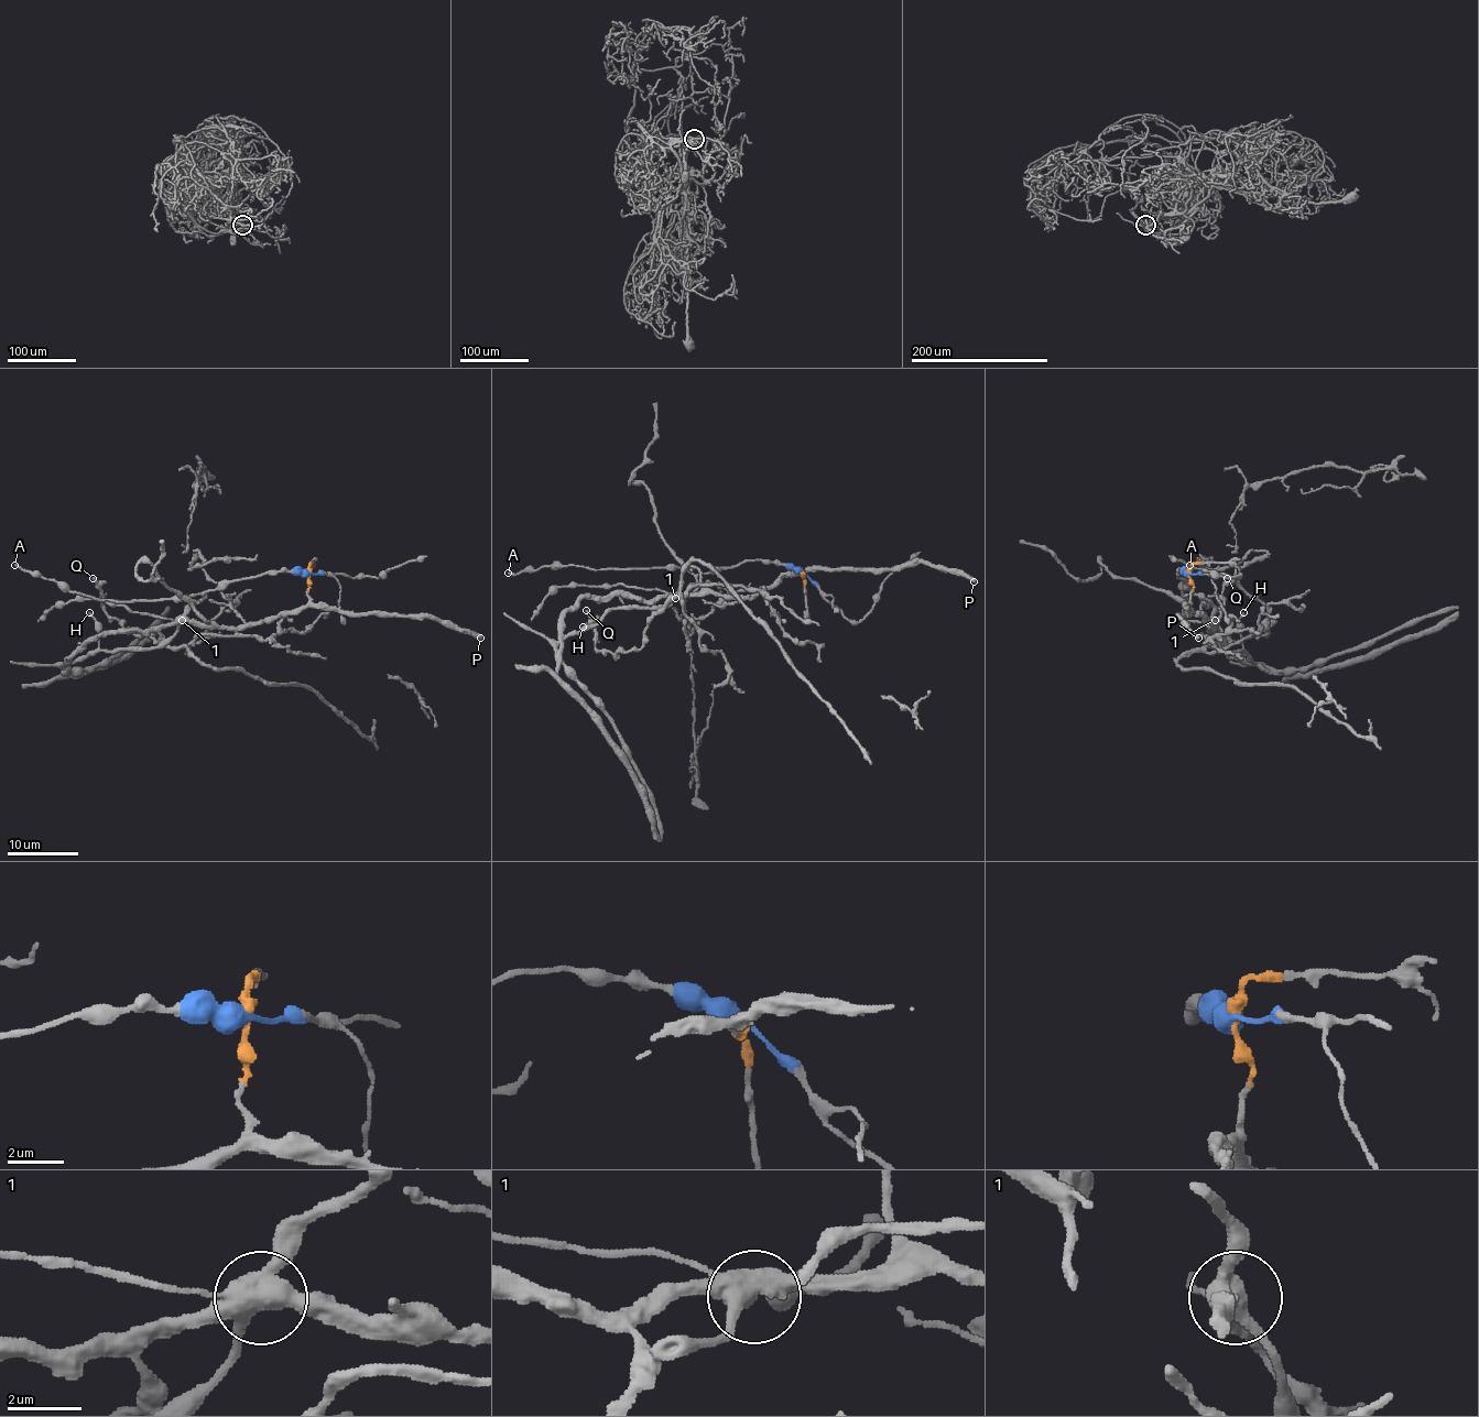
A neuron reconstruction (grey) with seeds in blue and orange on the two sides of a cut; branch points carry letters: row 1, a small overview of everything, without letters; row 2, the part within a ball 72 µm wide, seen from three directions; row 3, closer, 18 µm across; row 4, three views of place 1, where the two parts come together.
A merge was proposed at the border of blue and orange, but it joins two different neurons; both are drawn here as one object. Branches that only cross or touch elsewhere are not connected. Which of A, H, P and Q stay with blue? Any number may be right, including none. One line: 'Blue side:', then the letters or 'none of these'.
Blue side: A, H

